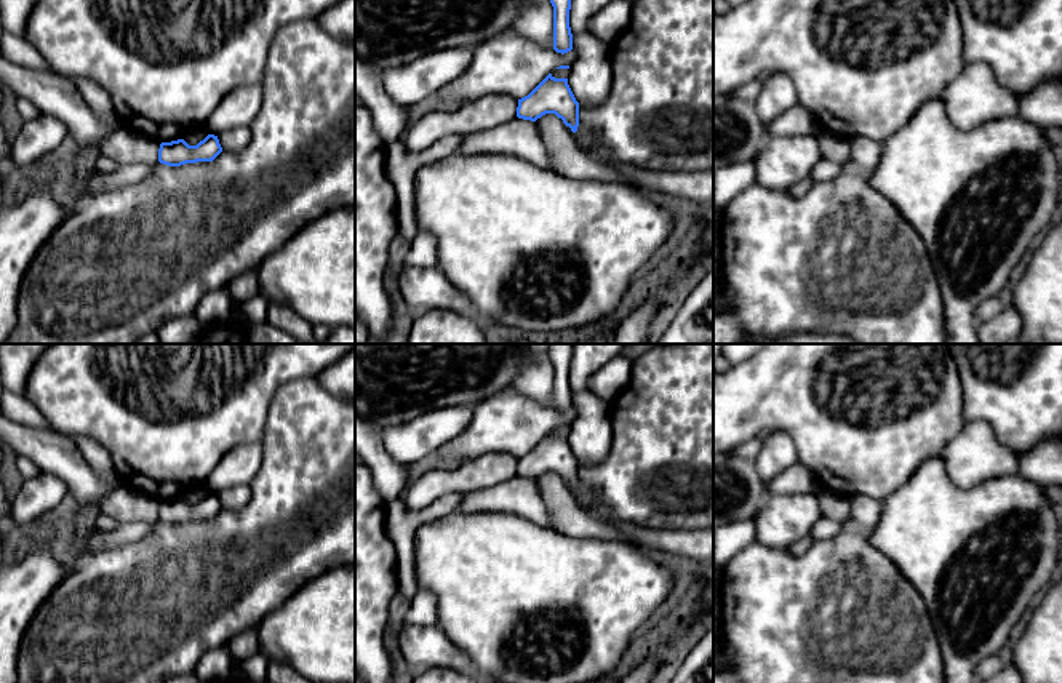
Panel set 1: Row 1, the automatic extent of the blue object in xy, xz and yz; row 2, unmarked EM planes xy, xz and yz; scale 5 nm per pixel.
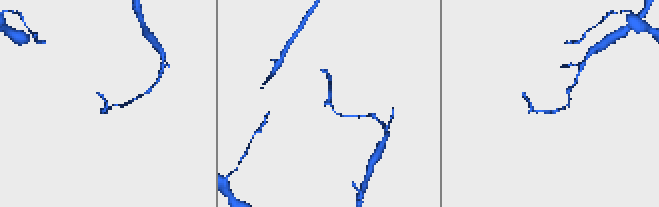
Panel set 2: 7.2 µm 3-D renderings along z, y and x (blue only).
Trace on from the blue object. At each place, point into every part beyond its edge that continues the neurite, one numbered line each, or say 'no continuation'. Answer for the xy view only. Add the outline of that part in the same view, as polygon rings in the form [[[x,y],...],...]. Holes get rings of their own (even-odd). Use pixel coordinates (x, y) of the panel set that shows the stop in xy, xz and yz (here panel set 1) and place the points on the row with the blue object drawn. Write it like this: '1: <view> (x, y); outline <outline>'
no continuation

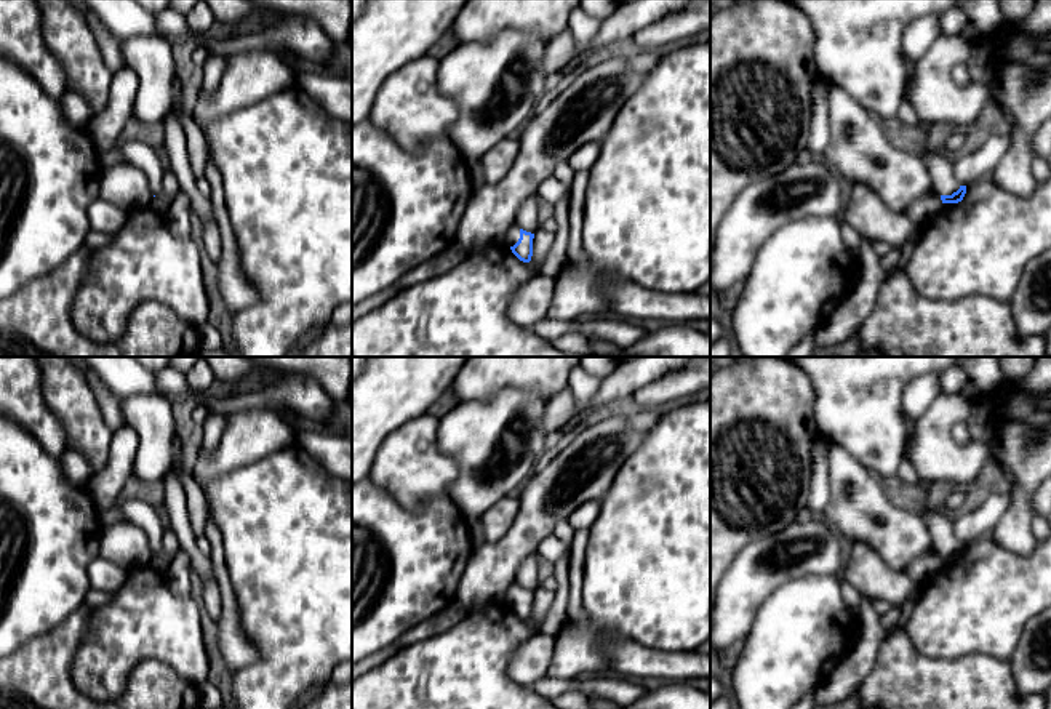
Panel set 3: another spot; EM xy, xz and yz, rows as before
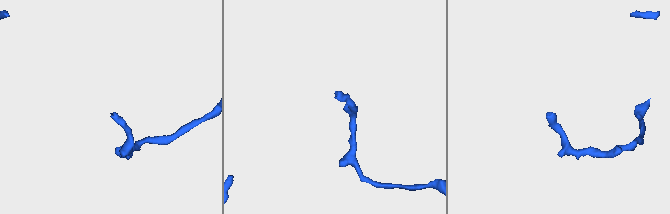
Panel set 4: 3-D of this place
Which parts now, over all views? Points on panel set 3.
1: yz (941, 168); outline [[[936,142],[923,154],[921,162],[929,168],[936,192],[939,195],[952,195],[960,189],[960,182],[953,176],[953,162],[942,152],[941,142]]]

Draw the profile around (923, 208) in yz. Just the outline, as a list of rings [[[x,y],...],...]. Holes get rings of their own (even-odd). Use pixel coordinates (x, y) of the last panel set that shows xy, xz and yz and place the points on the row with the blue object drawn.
[[[934,190],[913,200],[904,213],[917,224],[921,226],[936,216],[942,208],[941,195]]]

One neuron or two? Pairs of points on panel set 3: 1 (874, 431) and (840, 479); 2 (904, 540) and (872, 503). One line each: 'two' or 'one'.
1: two
2: one

